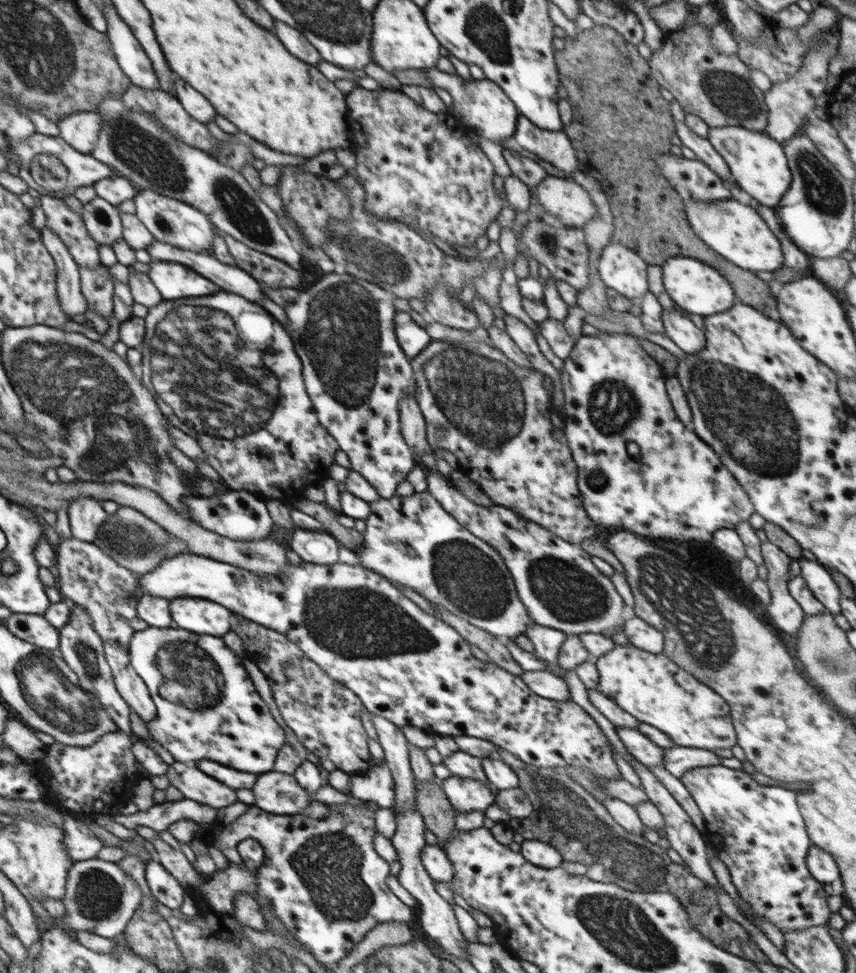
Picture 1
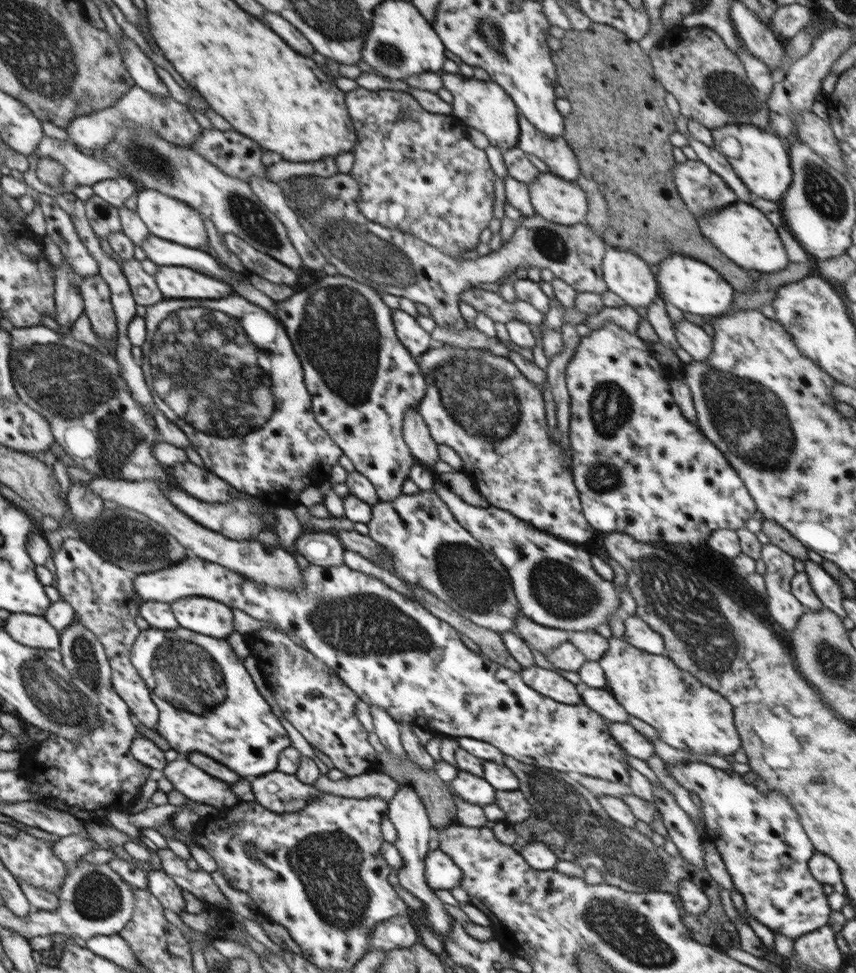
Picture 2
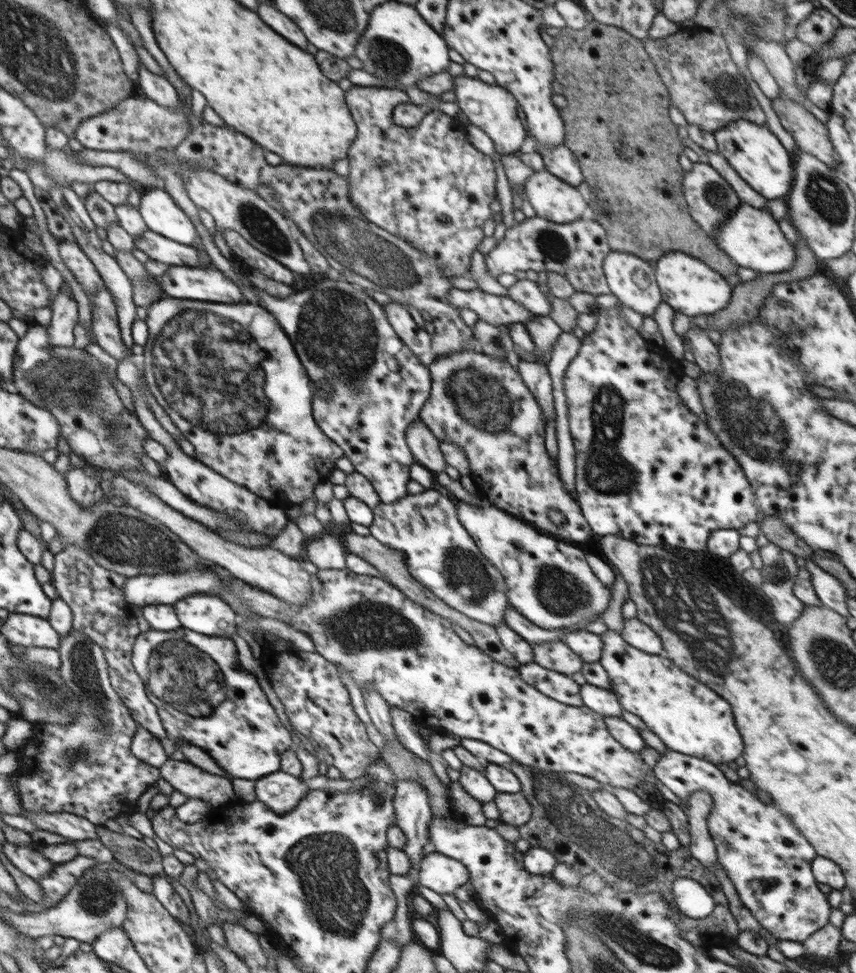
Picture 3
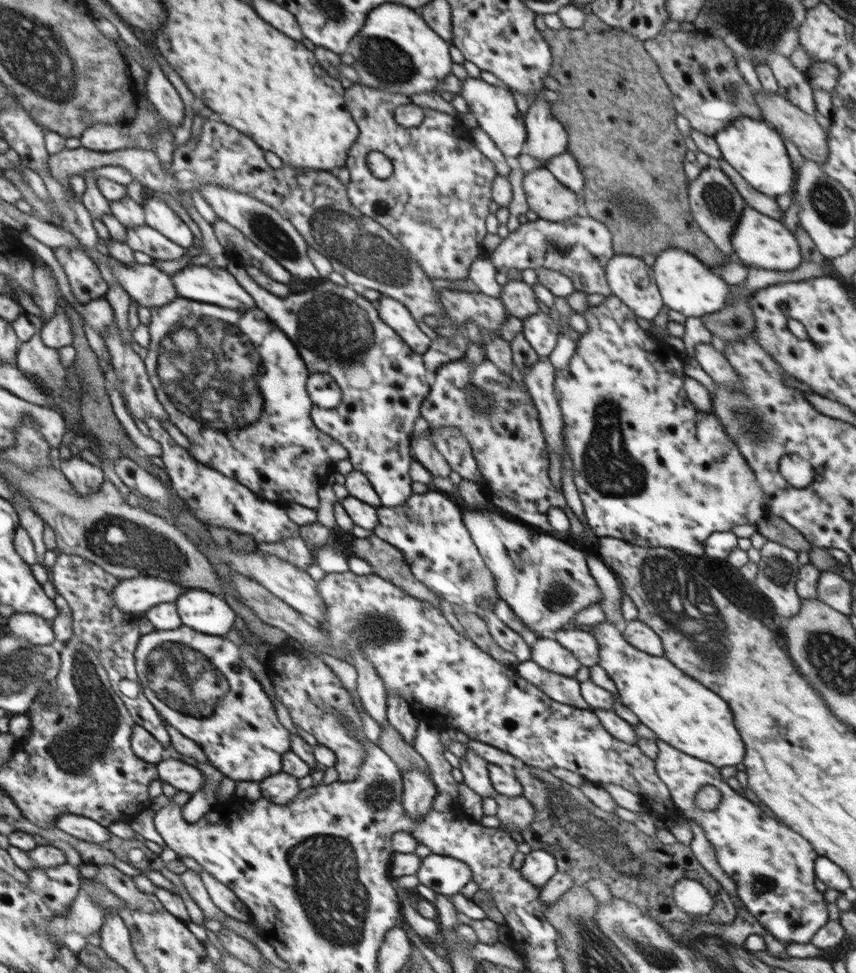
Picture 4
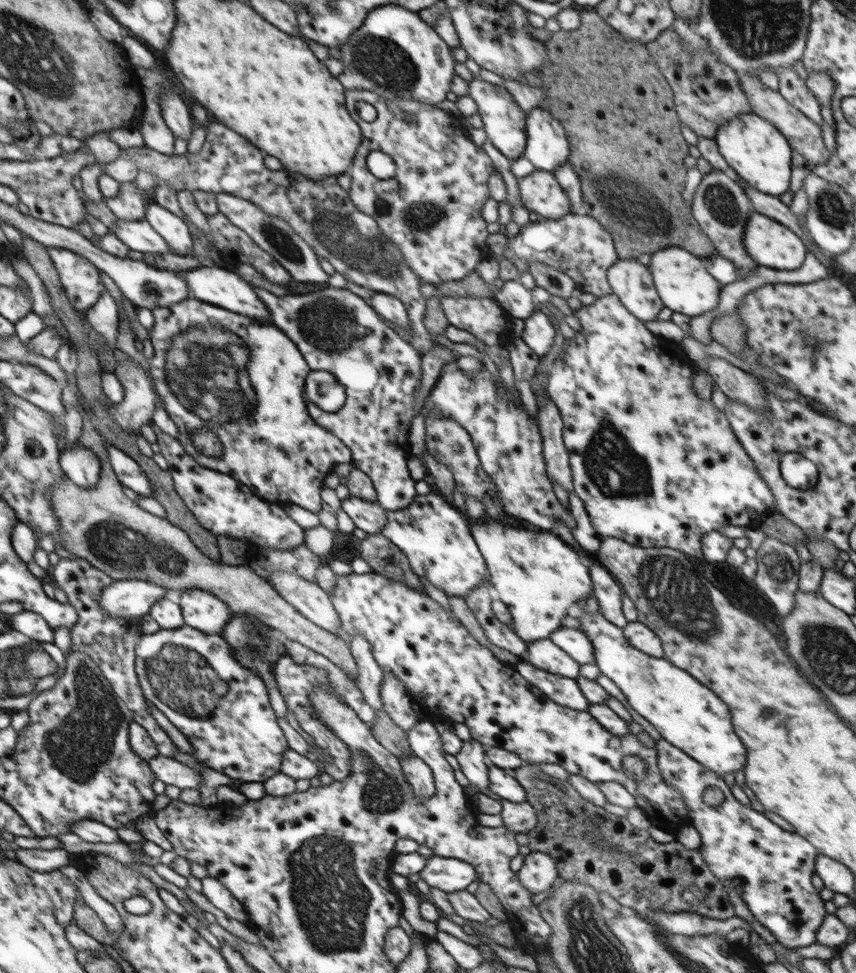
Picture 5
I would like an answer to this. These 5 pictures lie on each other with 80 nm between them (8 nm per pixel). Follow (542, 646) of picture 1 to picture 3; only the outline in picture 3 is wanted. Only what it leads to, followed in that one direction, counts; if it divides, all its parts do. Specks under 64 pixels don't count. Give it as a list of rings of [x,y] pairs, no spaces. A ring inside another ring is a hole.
[[[512,606],[506,607],[504,611],[505,624],[508,625],[516,634],[527,640],[533,647],[550,641],[560,641],[568,631],[566,628],[548,630],[537,624],[532,624],[530,620],[524,618]]]

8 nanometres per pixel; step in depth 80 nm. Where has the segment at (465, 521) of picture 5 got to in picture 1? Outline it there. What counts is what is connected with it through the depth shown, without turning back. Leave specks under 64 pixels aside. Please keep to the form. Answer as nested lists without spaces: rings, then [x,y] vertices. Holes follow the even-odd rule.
[[[427,490],[414,492],[412,500],[396,494],[392,499],[380,498],[369,505],[371,510],[366,520],[366,531],[362,533],[362,545],[352,551],[363,568],[392,584],[412,588],[431,604],[440,604],[452,614],[497,637],[514,639],[524,635],[525,630],[534,624],[518,597],[511,572],[500,554],[460,525]]]

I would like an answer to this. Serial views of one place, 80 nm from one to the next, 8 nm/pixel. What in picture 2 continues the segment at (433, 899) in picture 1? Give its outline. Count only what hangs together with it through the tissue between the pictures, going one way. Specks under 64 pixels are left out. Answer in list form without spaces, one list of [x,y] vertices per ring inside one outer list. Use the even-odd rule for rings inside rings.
[[[401,786],[396,792],[396,796],[389,802],[389,819],[395,824],[395,829],[398,833],[396,848],[400,851],[403,858],[403,867],[398,871],[399,883],[402,888],[409,890],[416,898],[419,898],[425,906],[428,914],[428,926],[440,938],[444,938],[450,930],[451,922],[454,918],[444,907],[444,903],[434,894],[434,890],[428,886],[426,882],[425,858],[429,853],[428,841],[431,822],[426,812],[426,807],[422,804],[420,796],[414,792],[414,789],[409,786]]]

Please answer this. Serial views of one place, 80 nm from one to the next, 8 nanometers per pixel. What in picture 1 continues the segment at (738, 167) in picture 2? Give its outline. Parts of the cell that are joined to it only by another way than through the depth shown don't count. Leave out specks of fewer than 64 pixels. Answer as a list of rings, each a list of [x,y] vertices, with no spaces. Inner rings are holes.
[[[736,125],[709,127],[708,139],[724,157],[733,181],[741,190],[769,207],[775,207],[780,202],[782,196],[788,191],[788,186],[791,186],[792,183],[792,174],[782,150],[783,143],[774,140],[765,132],[753,131]],[[726,140],[728,140],[728,150],[732,146],[736,150],[736,155],[726,151]]]

